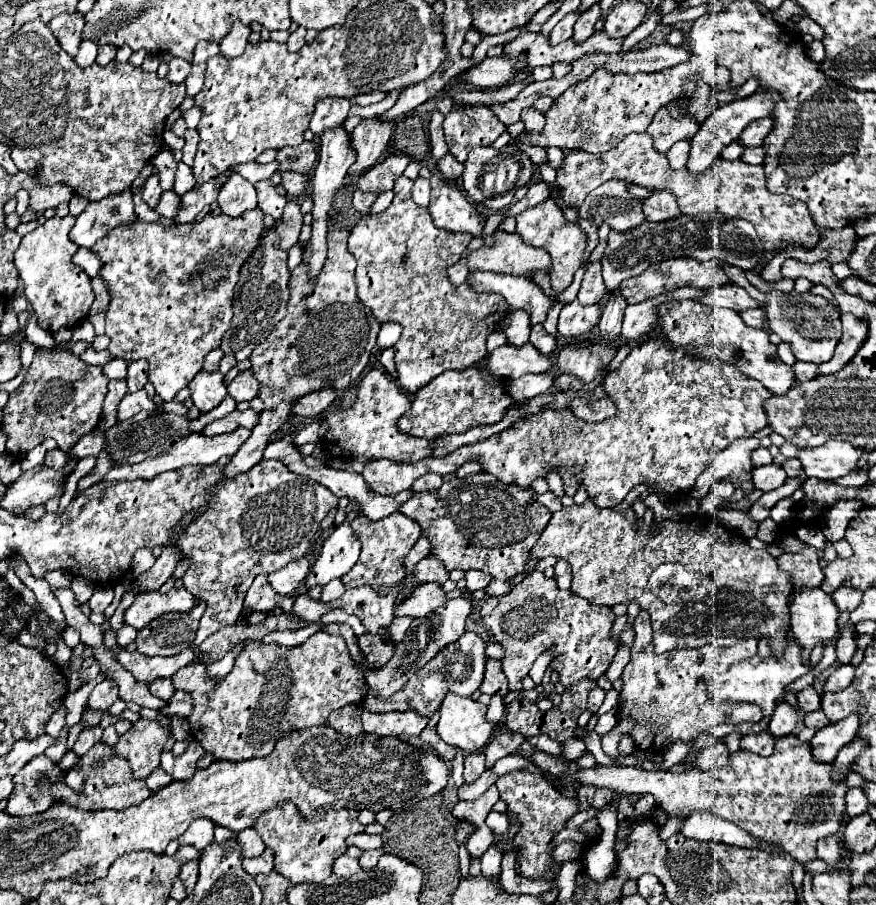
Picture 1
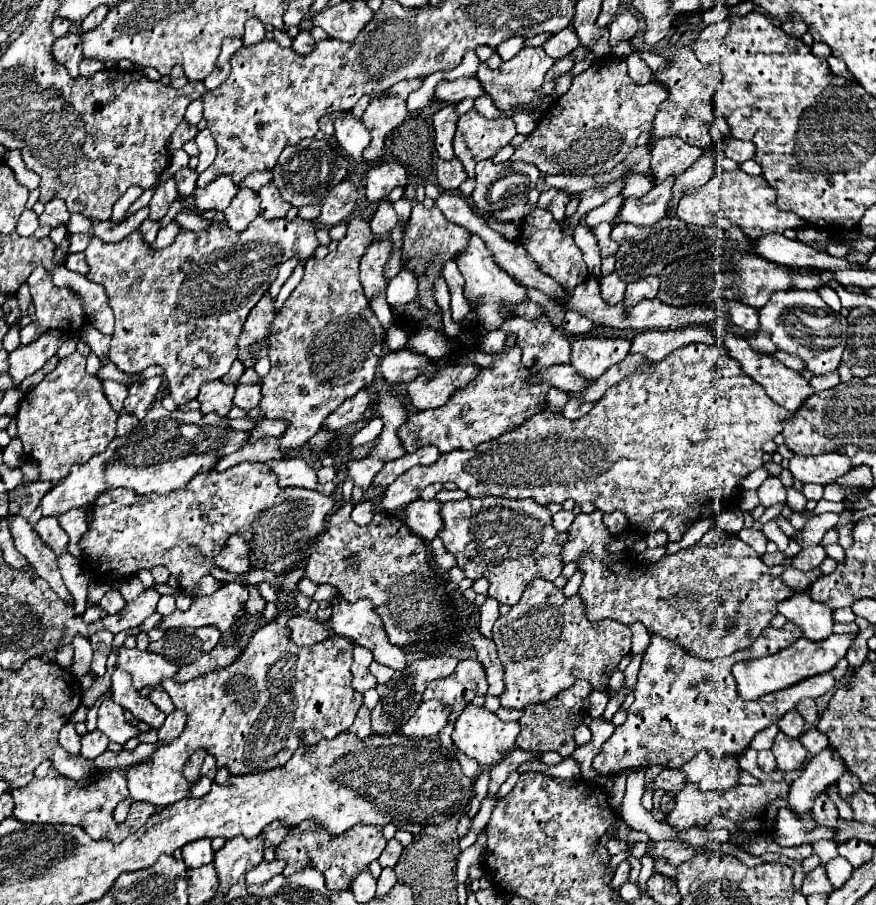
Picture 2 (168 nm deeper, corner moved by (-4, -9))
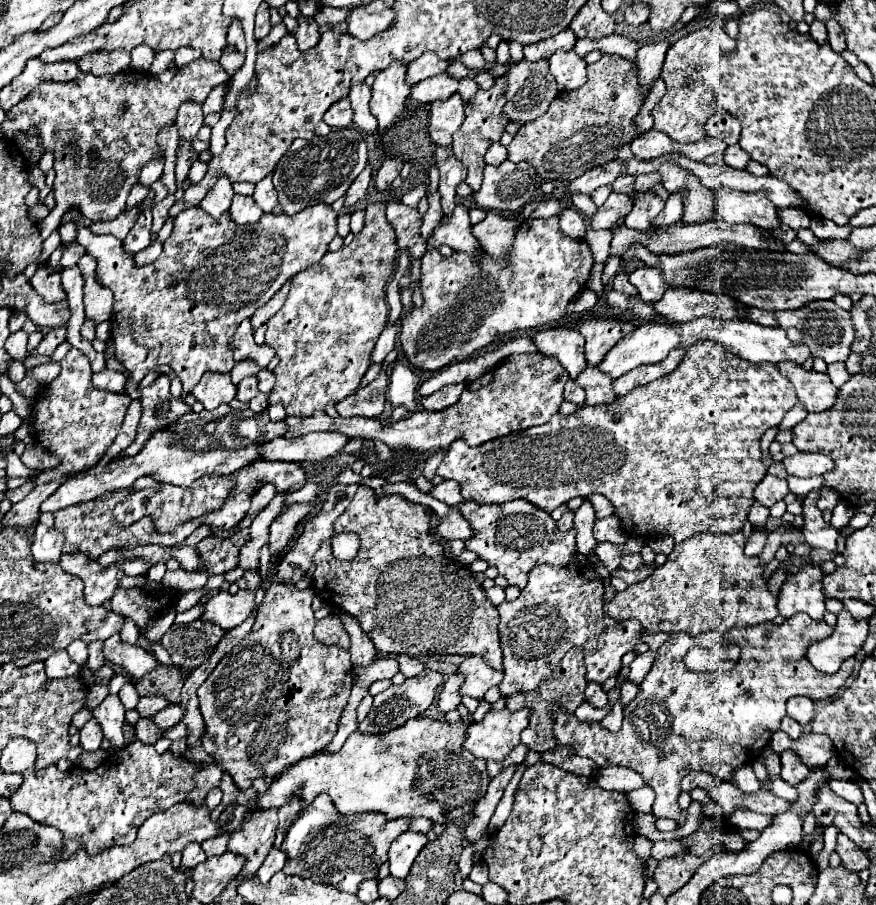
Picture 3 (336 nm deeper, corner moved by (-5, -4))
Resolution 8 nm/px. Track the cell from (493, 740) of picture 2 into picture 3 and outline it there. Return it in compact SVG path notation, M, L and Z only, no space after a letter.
M488 710L482 722L472 722L468 726L464 748L470 750L476 758L502 762L510 750L520 744L520 732L526 726L528 710Z

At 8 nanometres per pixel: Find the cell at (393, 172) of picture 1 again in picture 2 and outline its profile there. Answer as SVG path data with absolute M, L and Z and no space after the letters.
M381 163L375 165L367 177L367 187L365 187L365 195L369 201L381 201L385 195L391 193L391 189L395 187L403 187L407 185L407 171L403 165L397 163Z

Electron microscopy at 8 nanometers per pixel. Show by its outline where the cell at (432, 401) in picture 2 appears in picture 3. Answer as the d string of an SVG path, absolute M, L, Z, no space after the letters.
M464 382L442 386L438 392L430 394L430 396L424 396L420 400L420 404L422 404L424 410L444 410L444 408L448 408L448 406L452 406L452 404L458 402L464 386L466 386Z

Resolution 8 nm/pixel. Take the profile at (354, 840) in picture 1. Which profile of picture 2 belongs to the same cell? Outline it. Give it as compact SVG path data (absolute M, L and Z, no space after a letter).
M397 839L387 841L387 847L385 847L385 851L381 853L381 857L379 857L379 865L393 869L393 867L397 865L397 859L399 859L401 851L403 851L403 845L401 845Z

